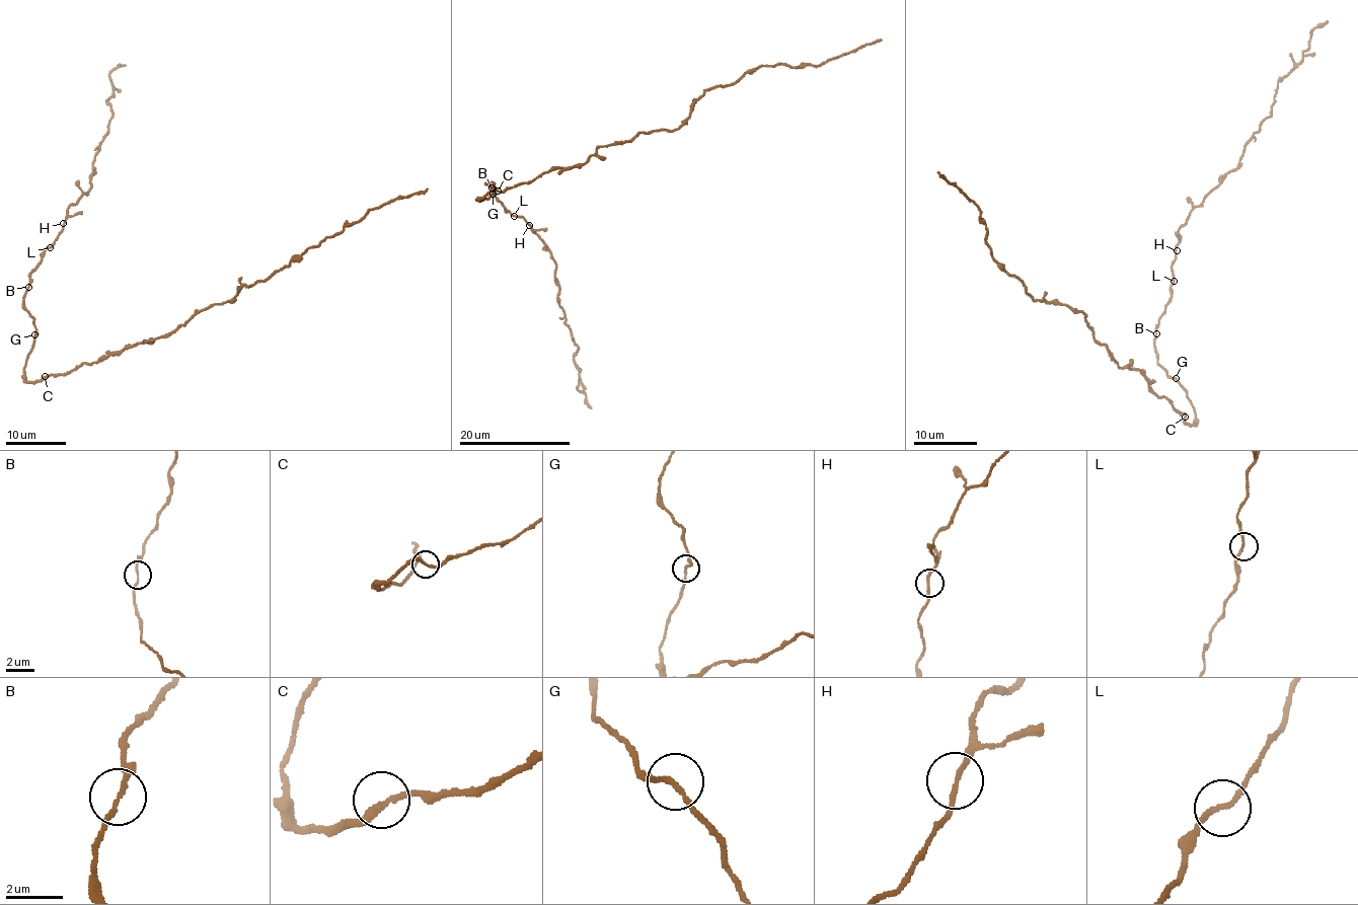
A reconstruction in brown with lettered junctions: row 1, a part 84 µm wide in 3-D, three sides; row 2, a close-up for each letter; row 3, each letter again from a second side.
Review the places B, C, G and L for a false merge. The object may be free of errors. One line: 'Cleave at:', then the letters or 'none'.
Cleave at: none

